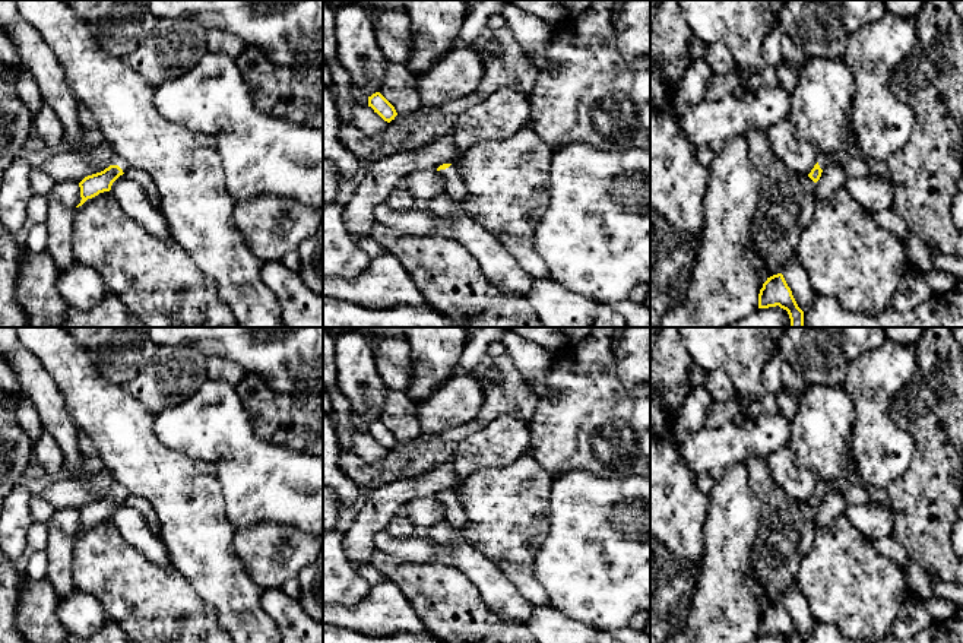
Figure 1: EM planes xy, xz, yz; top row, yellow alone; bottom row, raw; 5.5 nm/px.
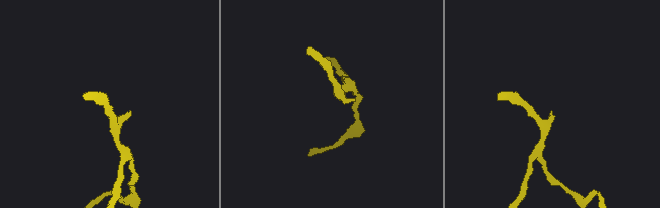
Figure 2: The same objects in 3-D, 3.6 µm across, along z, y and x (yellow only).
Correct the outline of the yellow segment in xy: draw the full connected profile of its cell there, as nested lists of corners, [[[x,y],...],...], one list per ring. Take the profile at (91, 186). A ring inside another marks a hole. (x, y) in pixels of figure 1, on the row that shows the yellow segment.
[[[117,155],[117,159],[101,172],[85,177],[80,183],[80,203],[82,206],[88,199],[98,196],[99,193],[110,191],[113,183],[129,170],[129,164]]]

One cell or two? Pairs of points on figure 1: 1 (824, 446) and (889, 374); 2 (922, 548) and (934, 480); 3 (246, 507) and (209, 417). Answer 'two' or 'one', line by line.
1: two
2: one
3: one

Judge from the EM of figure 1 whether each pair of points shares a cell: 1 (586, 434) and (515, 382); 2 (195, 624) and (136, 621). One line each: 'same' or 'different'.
1: different
2: same

